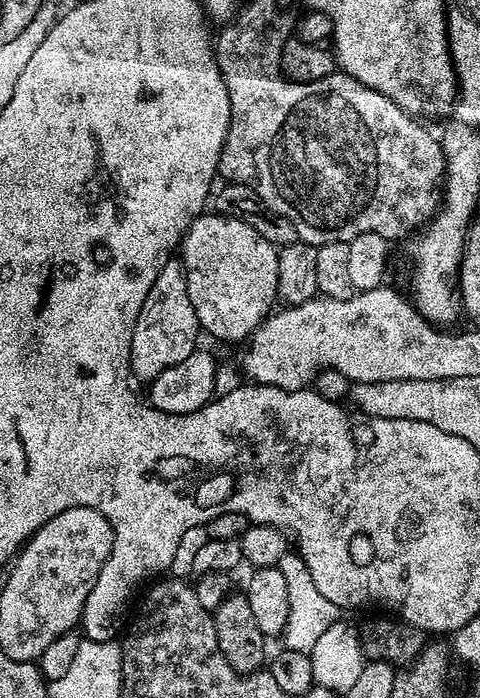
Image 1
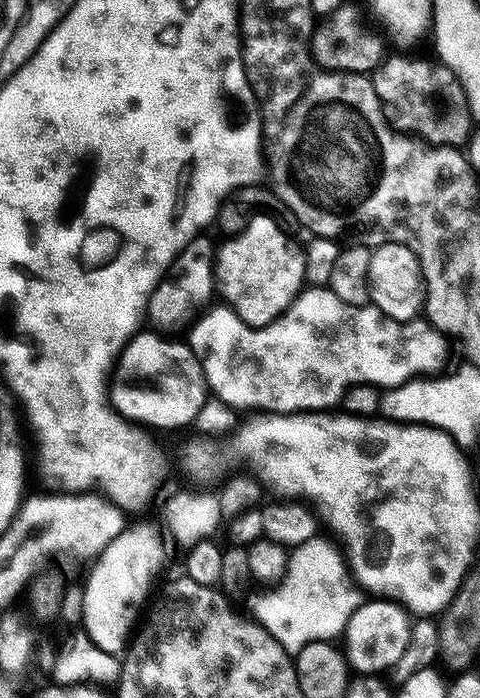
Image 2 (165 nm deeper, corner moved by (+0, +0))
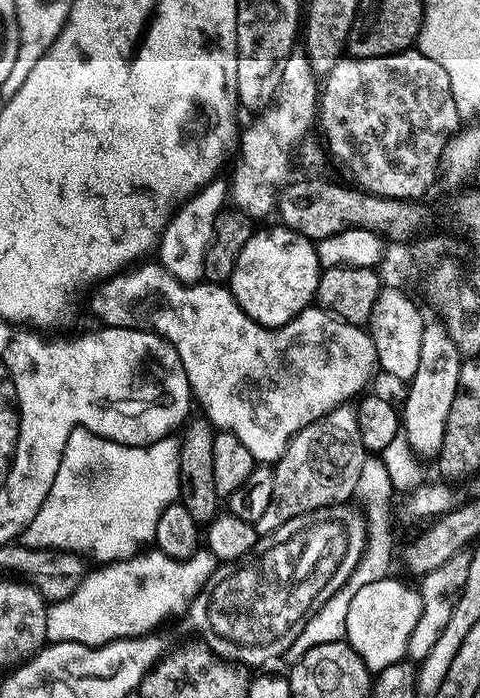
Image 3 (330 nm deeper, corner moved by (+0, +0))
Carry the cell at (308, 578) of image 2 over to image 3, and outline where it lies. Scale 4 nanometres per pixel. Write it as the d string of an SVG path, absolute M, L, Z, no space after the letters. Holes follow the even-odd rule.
M354 490L351 501L353 505L360 511L361 517L365 523L365 538L362 558L359 559L358 566L355 567L354 572L350 578L335 592L319 608L313 616L309 616L300 630L299 635L292 640L292 643L287 645L286 657L288 656L289 663L296 663L304 656L306 650L313 649L314 646L325 645L326 642L334 642L345 639L346 615L350 608L350 601L357 594L358 590L363 586L368 586L373 582L387 579L390 566L392 564L392 556L394 554L394 538L396 538L396 528L380 528L380 524L372 524L368 510L366 509L366 502L362 500L360 492Z

